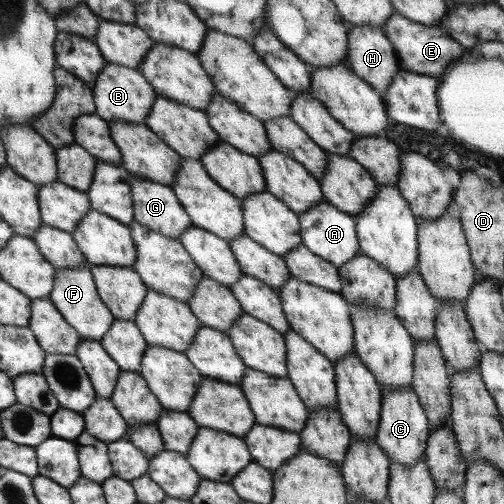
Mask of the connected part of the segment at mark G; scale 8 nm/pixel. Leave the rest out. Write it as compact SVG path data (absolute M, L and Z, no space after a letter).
M131 176L127 182L132 198L133 220L147 230L179 240L180 234L192 225L170 187Z

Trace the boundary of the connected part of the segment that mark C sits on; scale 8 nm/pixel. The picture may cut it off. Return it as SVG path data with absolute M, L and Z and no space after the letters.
M382 388L380 419L374 442L395 464L413 464L424 458L430 433L425 411L411 388Z

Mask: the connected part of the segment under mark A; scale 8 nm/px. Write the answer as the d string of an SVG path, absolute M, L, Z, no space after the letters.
M326 200L317 202L305 212L297 214L297 216L300 224L301 245L321 260L330 262L336 269L360 252L354 217L337 210Z

